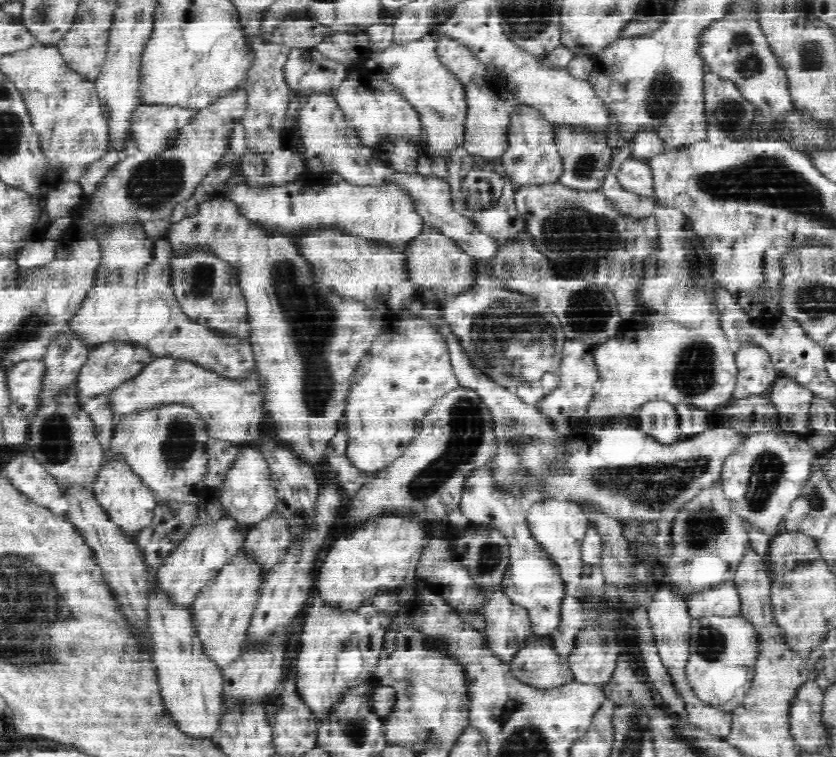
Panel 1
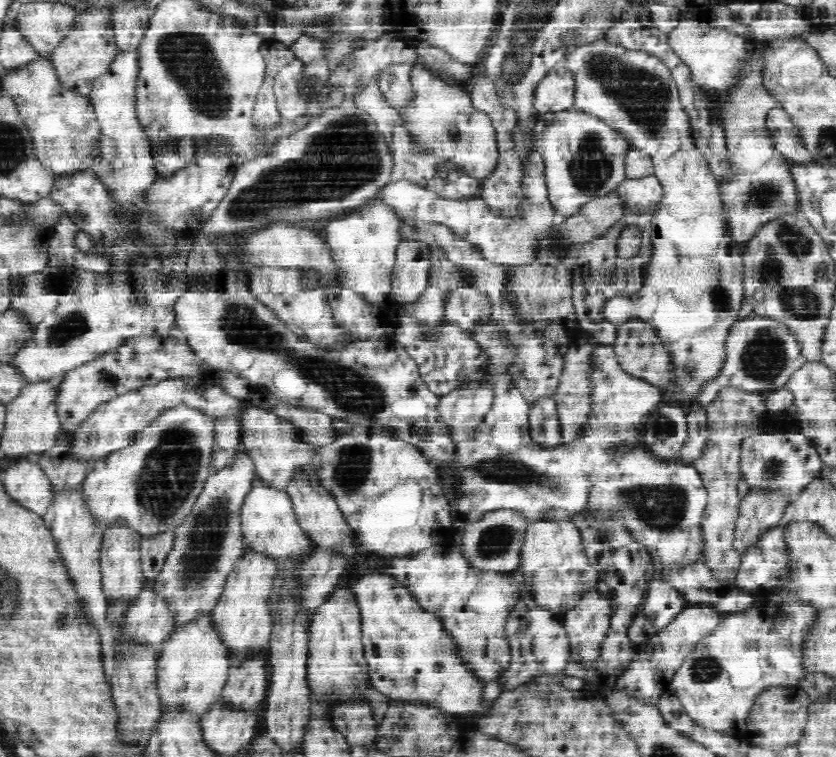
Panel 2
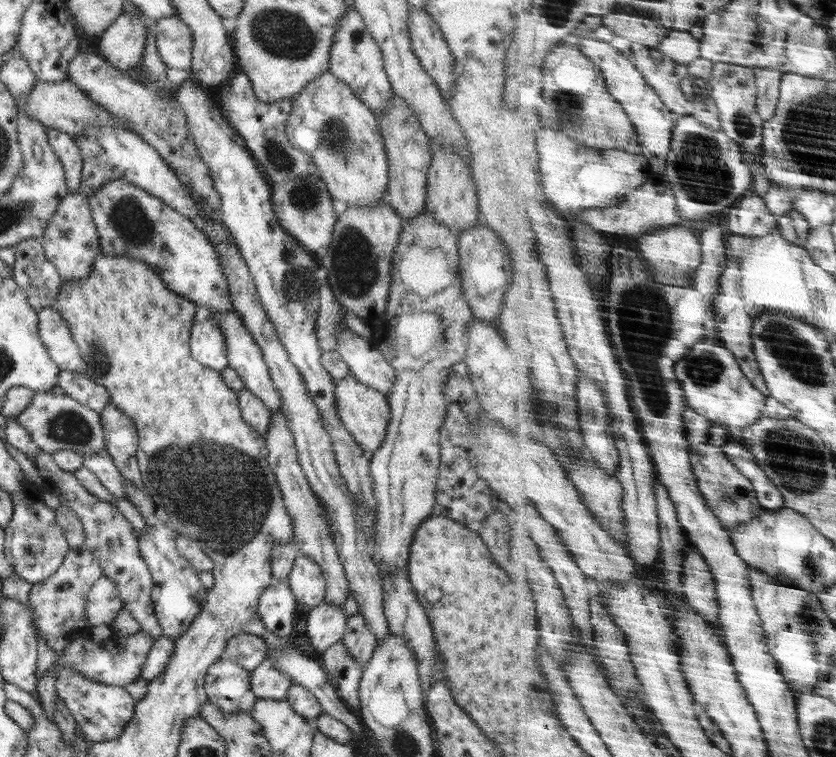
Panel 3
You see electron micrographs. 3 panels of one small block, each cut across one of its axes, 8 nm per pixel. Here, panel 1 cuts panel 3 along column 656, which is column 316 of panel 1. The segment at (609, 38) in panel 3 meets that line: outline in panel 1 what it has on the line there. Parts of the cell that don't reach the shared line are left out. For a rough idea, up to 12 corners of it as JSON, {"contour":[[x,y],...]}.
{"contour":[[315,47],[290,51],[290,92],[332,91],[346,68]]}

